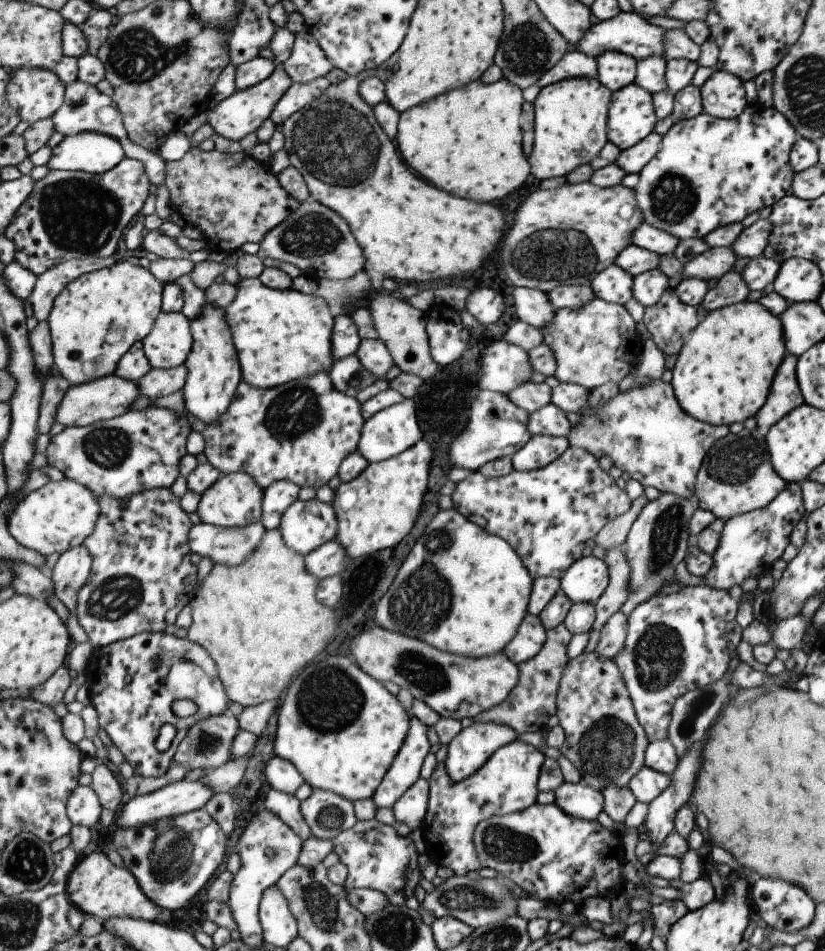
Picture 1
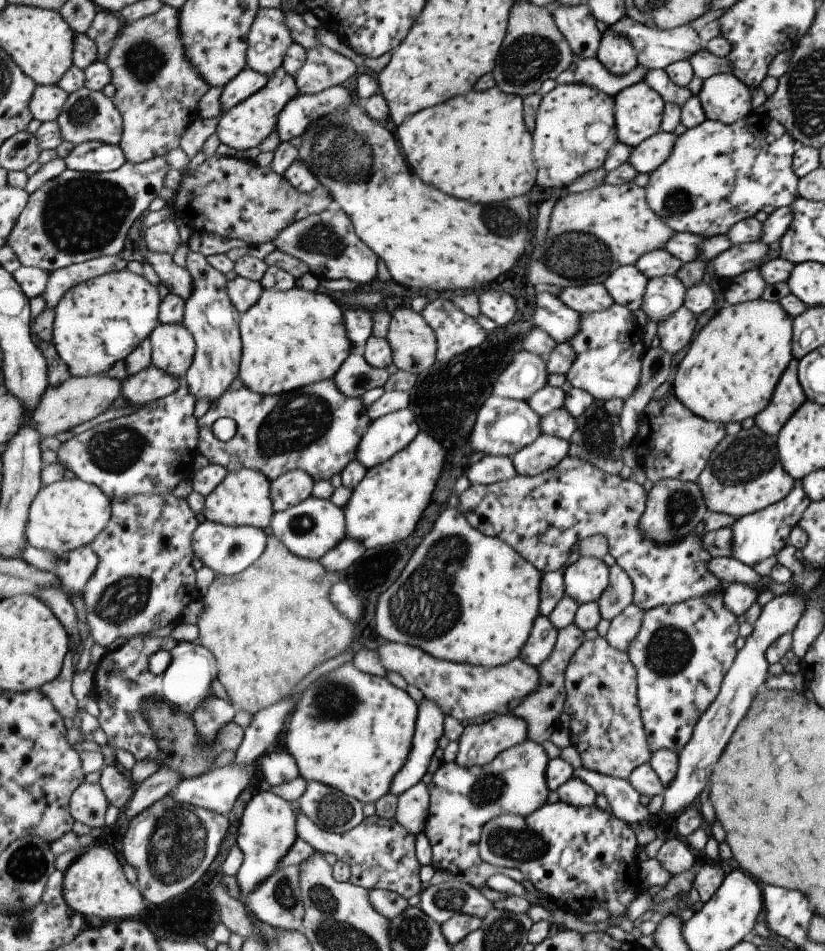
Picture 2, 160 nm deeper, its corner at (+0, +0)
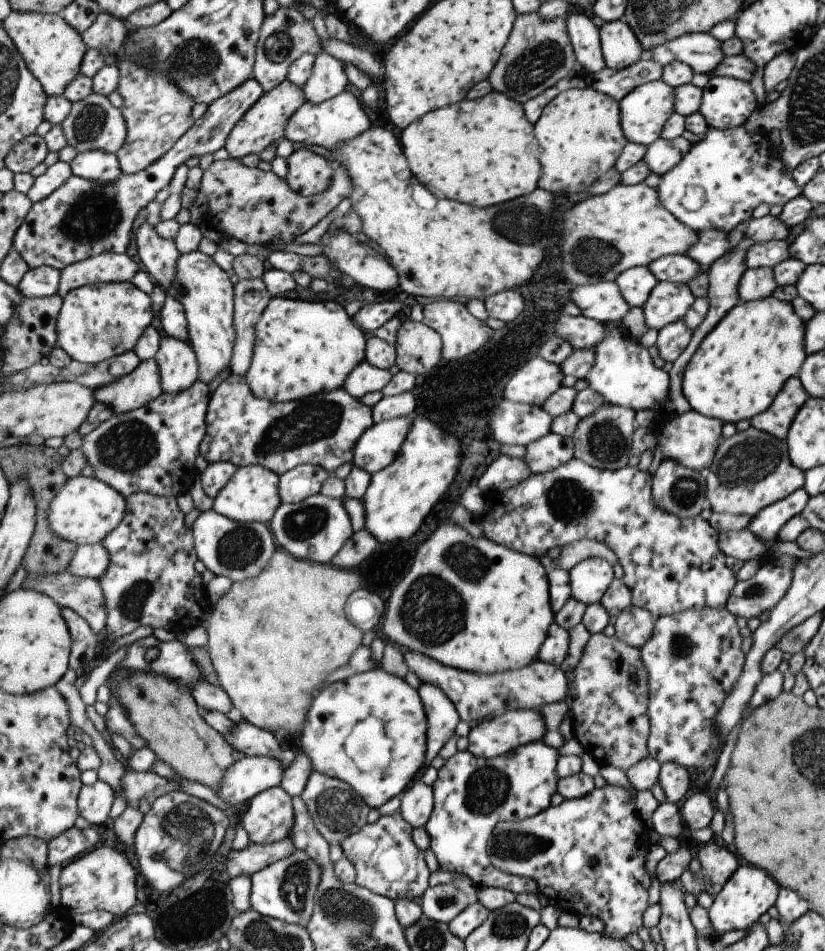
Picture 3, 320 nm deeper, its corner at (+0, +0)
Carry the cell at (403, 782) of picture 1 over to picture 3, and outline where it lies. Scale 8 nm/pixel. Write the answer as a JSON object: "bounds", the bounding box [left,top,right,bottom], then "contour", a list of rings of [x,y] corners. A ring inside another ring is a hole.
{"bounds":[417,684,460,764],"contour":[[[421,684],[417,694],[424,706],[425,722],[425,764],[431,762],[441,747],[454,735],[455,726],[460,722],[453,704],[433,684]]]}

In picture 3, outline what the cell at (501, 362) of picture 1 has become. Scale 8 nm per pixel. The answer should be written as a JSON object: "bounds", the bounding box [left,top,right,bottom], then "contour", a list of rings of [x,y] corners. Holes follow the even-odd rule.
{"bounds":[503,357,562,407],"contour":[[[540,357],[529,358],[503,390],[505,401],[524,403],[541,407],[541,404],[559,390],[562,374],[559,365],[542,360]]]}

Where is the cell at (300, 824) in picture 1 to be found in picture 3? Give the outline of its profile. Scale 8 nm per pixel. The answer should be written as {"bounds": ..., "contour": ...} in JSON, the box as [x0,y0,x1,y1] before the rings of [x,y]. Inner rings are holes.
{"bounds":[339,813,430,900],"contour":[[[398,813],[380,816],[373,823],[368,824],[357,834],[344,838],[339,842],[343,856],[353,862],[357,870],[357,885],[395,900],[395,898],[420,898],[428,888],[427,880],[430,876],[419,851],[411,839],[411,826]]]}

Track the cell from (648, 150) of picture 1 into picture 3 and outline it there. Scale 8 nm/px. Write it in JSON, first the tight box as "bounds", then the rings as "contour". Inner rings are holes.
{"bounds":[642,137,691,176],"contour":[[[660,137],[646,146],[642,161],[651,170],[651,173],[661,176],[681,160],[681,156],[689,150],[689,146],[691,143],[682,137],[670,140]]]}

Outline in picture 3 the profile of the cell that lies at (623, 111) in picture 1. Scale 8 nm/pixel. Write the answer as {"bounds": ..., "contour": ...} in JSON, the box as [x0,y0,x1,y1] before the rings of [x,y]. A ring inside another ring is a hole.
{"bounds":[618,80,674,145],"contour":[[[661,80],[652,81],[631,90],[618,103],[619,126],[627,143],[649,145],[660,138],[665,120],[674,112],[673,88]]]}

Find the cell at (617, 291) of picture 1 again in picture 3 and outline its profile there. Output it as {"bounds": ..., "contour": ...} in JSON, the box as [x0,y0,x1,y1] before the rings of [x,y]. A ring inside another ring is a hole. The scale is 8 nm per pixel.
{"bounds":[615,266,657,307],"contour":[[[635,266],[628,270],[623,270],[617,274],[615,284],[621,292],[621,298],[625,304],[631,307],[642,307],[649,296],[651,288],[657,284],[657,280],[649,269],[645,266]]]}

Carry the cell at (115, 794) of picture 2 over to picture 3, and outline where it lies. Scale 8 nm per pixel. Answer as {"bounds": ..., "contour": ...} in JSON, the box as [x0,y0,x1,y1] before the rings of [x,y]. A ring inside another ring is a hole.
{"bounds":[121,769,181,805],"contour":[[[130,769],[121,778],[123,786],[123,799],[127,804],[136,805],[141,798],[155,803],[161,796],[171,792],[181,791],[181,782],[157,776],[154,772],[136,772]]]}

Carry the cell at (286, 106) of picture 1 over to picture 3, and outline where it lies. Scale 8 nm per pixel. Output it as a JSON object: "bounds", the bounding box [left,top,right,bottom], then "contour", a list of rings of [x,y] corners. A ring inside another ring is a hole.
{"bounds":[285,90,374,150],"contour":[[[343,90],[339,96],[331,98],[326,102],[315,104],[315,102],[305,102],[291,118],[289,124],[285,128],[285,140],[289,140],[293,145],[307,144],[307,146],[322,146],[327,150],[335,150],[341,144],[365,134],[367,130],[371,130],[374,124],[369,120],[369,116],[365,114],[363,101],[359,100],[353,92]]]}

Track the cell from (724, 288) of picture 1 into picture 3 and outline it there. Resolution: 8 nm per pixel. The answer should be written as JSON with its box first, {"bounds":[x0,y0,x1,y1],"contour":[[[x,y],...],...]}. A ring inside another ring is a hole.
{"bounds":[737,267,775,303],"contour":[[[768,267],[746,269],[737,282],[738,301],[742,303],[769,297],[775,286],[773,274]]]}

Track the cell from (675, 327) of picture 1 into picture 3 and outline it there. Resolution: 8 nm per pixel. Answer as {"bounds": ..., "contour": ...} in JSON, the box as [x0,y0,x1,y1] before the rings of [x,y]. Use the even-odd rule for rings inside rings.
{"bounds":[654,319,692,363],"contour":[[[682,319],[663,326],[657,331],[657,341],[654,345],[659,358],[664,362],[673,363],[689,344],[691,336],[692,331],[687,329]]]}

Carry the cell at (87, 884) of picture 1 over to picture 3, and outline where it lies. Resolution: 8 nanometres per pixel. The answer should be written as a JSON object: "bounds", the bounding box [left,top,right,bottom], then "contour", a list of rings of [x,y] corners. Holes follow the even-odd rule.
{"bounds":[60,846,139,918],"contour":[[[105,846],[79,856],[76,860],[63,866],[60,874],[61,904],[77,914],[105,911],[111,912],[116,918],[125,917],[129,914],[129,910],[137,904],[137,896],[139,896],[137,890],[139,890],[137,888],[137,872],[131,866],[131,862],[119,850]]]}

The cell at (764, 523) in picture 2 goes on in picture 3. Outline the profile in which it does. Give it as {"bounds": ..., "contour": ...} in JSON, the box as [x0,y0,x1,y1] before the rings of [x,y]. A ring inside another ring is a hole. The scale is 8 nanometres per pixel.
{"bounds":[747,488,809,540],"contour":[[[799,488],[782,500],[759,510],[751,517],[747,530],[759,540],[776,540],[780,528],[795,514],[799,514],[809,500],[807,492]]]}

